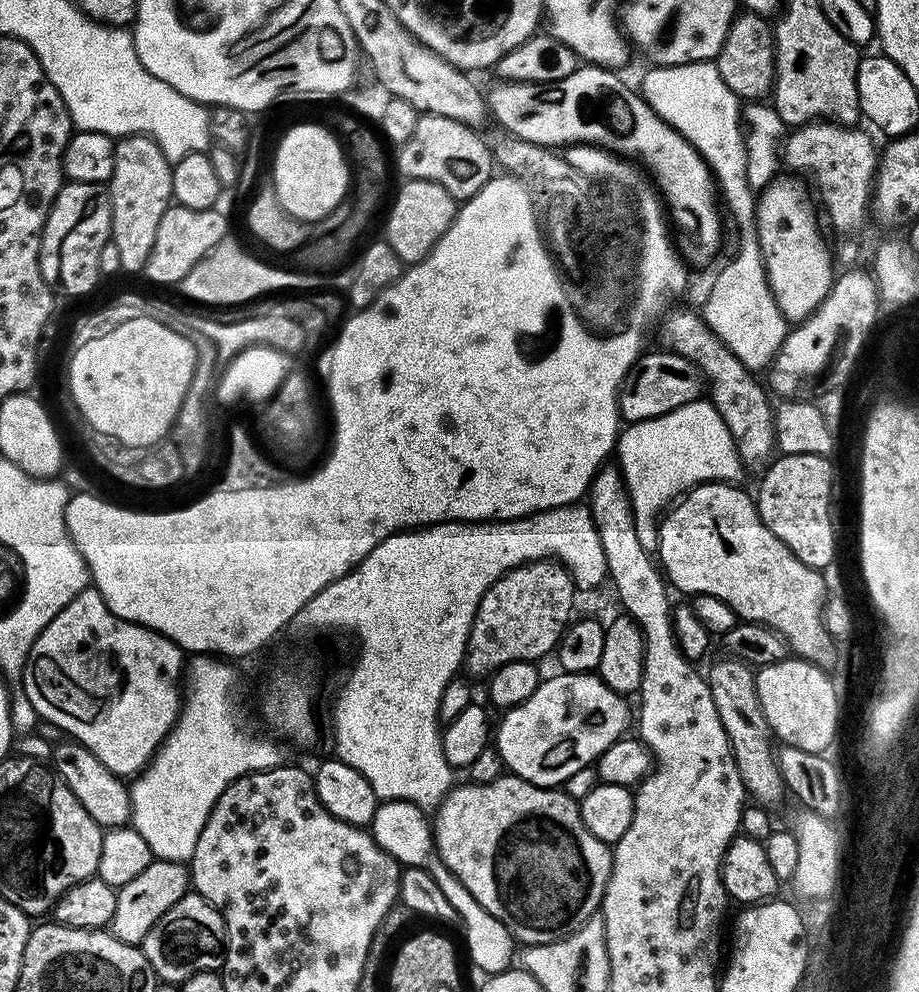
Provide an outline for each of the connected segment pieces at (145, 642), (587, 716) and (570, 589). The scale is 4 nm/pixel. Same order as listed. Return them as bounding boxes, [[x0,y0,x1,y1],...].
[[22,586,185,778],[494,671,628,788],[467,560,578,678]]

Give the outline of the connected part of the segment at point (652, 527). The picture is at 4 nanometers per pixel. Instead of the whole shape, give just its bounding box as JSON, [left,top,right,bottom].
[614,398,742,554]

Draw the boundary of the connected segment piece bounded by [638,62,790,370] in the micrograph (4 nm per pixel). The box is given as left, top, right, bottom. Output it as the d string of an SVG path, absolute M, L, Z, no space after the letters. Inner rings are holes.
M715 63L675 64L669 68L649 67L649 72L638 83L638 91L645 102L678 134L682 134L698 150L698 154L716 177L719 199L724 200L723 211L732 215L740 231L740 245L732 260L716 276L702 317L713 332L748 369L767 369L776 359L785 336L790 331L778 302L768 285L764 269L764 255L760 239L756 237L756 202L750 178L746 178L745 129L742 127L742 101L722 82Z

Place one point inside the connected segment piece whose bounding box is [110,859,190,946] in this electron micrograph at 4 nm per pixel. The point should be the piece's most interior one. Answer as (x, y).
(140, 903)

